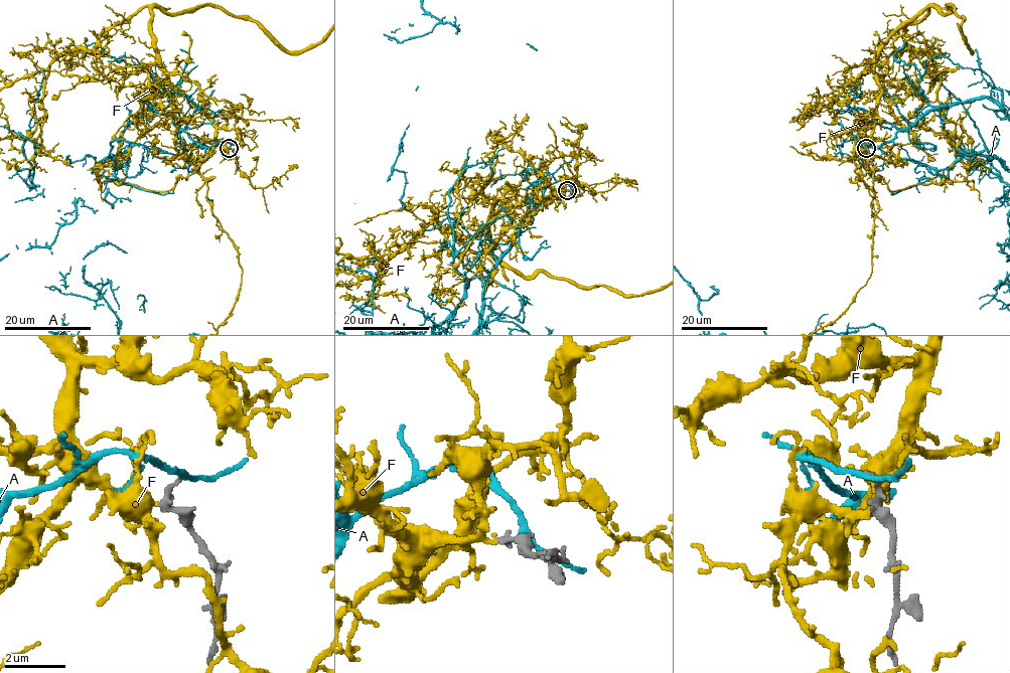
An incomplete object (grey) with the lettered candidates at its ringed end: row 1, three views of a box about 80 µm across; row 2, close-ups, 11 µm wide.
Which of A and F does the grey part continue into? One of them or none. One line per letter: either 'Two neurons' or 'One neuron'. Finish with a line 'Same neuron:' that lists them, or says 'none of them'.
A: Two neurons
F: One neuron
Same neuron: F

